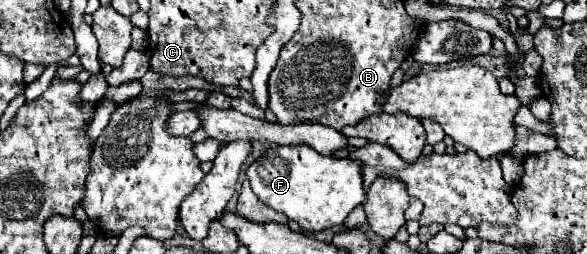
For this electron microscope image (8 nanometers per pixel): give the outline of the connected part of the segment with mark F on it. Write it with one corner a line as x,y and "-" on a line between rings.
306,145
270,147
248,167
246,173
252,191
262,203
284,213
308,233
342,225
350,211
366,201
360,161
324,157

